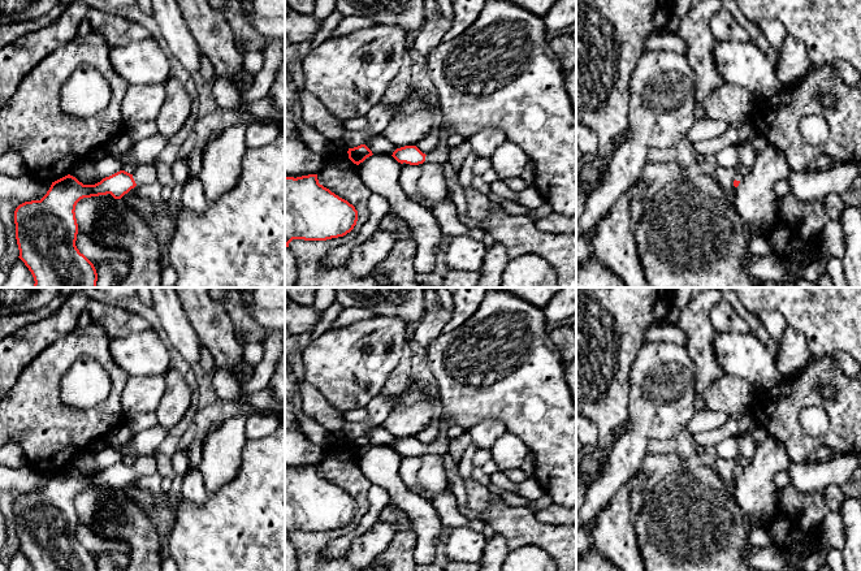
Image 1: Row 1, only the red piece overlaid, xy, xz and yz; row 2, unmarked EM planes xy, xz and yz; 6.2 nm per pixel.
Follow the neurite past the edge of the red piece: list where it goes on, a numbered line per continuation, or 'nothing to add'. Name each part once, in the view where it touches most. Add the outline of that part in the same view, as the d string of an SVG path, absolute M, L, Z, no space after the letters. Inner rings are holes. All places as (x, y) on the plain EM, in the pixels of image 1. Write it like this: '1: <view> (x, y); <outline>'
1: xy (146, 464); M155 454L137 458L133 463L133 470L137 476L152 475L157 472Z

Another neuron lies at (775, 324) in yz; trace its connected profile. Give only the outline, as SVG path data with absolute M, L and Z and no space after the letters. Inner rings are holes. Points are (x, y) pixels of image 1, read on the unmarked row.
M760 311L757 315L775 341L779 341L782 333L789 326L786 319L776 312Z

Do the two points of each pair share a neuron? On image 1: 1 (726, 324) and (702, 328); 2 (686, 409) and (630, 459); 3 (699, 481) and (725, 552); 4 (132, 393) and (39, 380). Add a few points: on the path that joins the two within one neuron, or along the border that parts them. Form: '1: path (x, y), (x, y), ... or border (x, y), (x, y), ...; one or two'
1: border (721, 301), (710, 312), (710, 323), (715, 332); two
2: path (669, 410), (636, 442); one
3: path (699, 498), (699, 526), (708, 535); one
4: border (129, 377), (121, 396), (121, 410), (126, 418); two

